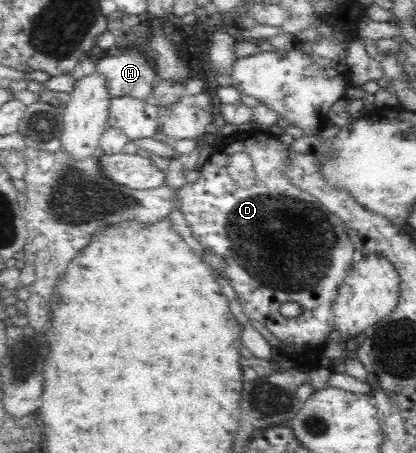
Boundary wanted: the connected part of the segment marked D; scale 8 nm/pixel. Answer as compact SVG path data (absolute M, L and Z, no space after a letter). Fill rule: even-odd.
M251 127L249 131L239 131L222 140L216 152L202 164L200 175L195 183L186 183L179 190L179 208L186 219L192 236L198 240L204 250L216 256L224 256L226 267L224 275L235 290L244 314L250 319L262 322L281 344L275 348L280 356L294 357L294 364L305 371L318 370L326 365L321 356L321 349L328 342L328 335L334 330L334 313L332 302L338 296L338 288L353 266L352 254L355 248L346 234L344 223L336 215L328 212L322 214L314 210L317 204L310 204L314 197L306 191L292 185L284 175L289 162L290 145L282 144L268 130ZM232 154L248 154L255 171L255 183L244 189L232 181L228 173L228 160ZM283 302L298 302L302 314L288 320L280 314Z

